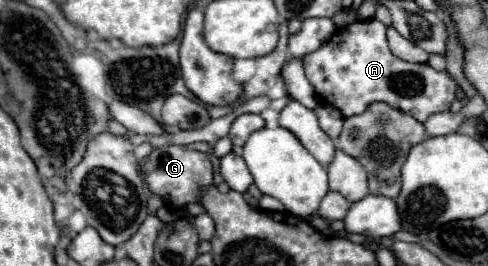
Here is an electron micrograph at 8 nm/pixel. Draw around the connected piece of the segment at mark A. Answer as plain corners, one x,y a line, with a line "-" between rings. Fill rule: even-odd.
357,20
333,34
319,50
303,58
305,74
319,98
325,104
333,104
345,118
361,114
373,102
385,102
419,122
425,122
429,114
449,110
455,100
457,82
447,70
433,70
429,64
409,64
391,54
385,38
385,26
371,20
-
397,98
397,100
381,100

